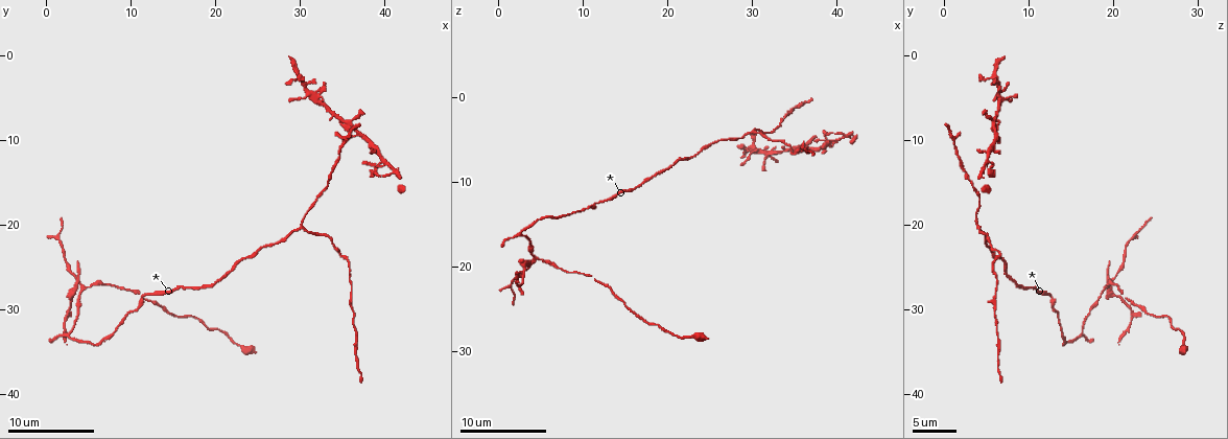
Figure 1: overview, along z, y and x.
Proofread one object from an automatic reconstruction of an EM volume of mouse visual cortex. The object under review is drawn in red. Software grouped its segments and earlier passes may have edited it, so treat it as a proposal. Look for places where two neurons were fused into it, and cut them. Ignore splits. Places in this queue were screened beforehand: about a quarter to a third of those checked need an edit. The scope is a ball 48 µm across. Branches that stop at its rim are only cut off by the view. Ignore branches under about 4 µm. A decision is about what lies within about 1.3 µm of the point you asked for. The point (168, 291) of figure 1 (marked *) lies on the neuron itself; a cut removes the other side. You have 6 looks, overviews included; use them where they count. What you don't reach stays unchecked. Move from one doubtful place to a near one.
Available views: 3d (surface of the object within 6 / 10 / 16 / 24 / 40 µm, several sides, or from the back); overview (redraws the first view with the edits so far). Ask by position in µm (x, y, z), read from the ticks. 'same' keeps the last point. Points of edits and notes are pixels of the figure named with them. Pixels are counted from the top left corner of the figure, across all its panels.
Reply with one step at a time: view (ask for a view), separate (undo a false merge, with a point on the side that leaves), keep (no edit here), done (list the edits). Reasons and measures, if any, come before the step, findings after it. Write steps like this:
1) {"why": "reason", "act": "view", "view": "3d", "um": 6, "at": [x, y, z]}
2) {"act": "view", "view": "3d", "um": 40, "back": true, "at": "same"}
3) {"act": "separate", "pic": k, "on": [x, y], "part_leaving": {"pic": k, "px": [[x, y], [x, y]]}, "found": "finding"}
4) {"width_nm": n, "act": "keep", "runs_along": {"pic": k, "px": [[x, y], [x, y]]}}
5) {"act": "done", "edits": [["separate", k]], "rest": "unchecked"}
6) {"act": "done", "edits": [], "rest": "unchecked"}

{"why": "thick turns thin", "act": "view", "view": "3d", "um": 10, "at": [17.8, 27.4, 9.8]}

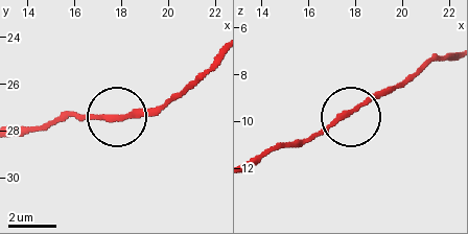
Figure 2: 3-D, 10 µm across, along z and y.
{"act": "keep", "runs_along": {"pic": 2, "px": [[272, 150], [329, 131], [399, 87]]}, "found": "one neuron here"}

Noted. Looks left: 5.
{"why": "a fork", "act": "view", "view": "3d", "um": 16, "at": [4.6, 27.2, 19.2]}

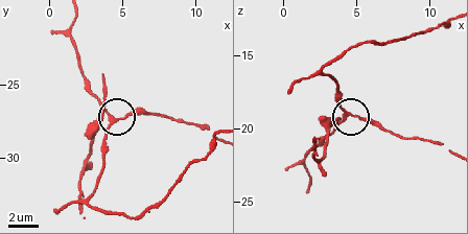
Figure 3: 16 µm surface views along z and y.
{"width_nm": 190, "act": "separate", "pic": 3, "on": [88, 125], "part_leaving": {"pic": 3, "px": [[101, 111], [79, 185], [80, 215]]}, "found": "a second neuron is stuck on"}

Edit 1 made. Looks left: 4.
{"act": "view", "view": "3d", "um": 10, "at": [22.8, 24.0, 6.8]}

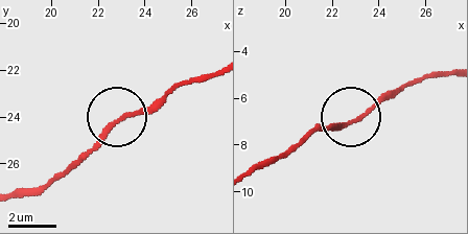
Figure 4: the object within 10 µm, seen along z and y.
{"width_nm": 170, "act": "keep", "runs_along": {"pic": 4, "px": [[20, 193], [63, 174], [110, 127], [168, 93]]}, "found": "all the same neuron"}

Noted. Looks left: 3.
{"act": "done", "edits": [["separate", 3]], "rest": "unchecked"}

